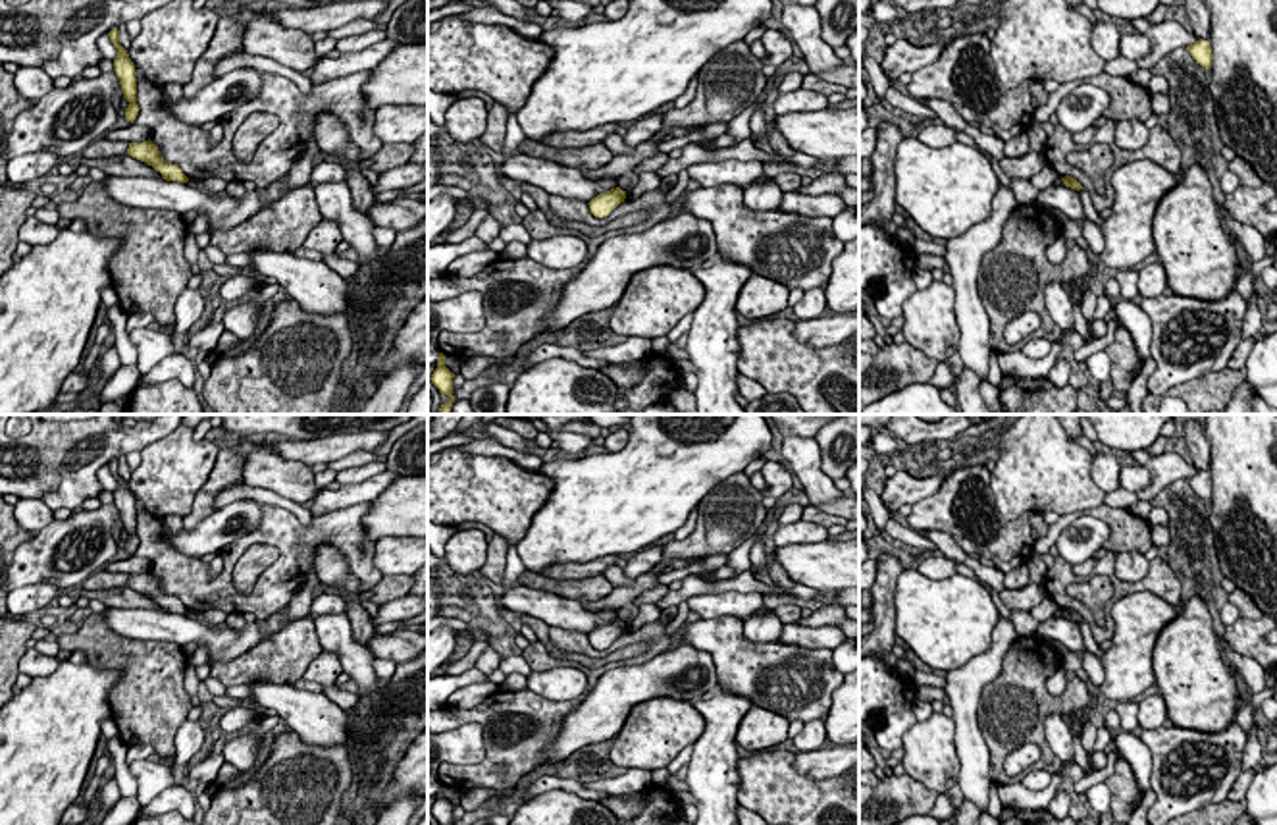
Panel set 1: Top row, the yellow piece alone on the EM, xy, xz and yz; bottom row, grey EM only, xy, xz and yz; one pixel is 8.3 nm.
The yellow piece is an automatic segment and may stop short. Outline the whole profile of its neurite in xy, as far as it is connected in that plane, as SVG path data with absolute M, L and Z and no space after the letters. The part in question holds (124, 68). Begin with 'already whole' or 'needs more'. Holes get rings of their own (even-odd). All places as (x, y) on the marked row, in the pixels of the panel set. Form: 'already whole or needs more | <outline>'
already whole | M114 27L108 33L112 44L117 50L117 56L114 58L114 71L119 79L121 85L121 93L123 98L129 102L129 106L125 108L125 120L135 123L137 116L139 116L139 104L137 104L137 71L135 71L135 64L131 62L127 50L119 44L119 31L117 27Z

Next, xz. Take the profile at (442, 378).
already whole | M439 353L437 368L433 370L430 380L439 389L441 395L445 393L451 397L449 403L441 405L439 414L451 414L451 407L455 403L453 378L455 378L455 374L445 366L445 355Z

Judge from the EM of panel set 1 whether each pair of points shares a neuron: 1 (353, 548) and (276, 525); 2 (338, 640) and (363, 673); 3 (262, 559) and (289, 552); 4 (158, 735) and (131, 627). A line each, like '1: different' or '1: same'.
1: same
2: same
3: different
4: different

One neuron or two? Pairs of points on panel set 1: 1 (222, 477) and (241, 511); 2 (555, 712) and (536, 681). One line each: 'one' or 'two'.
1: two
2: two

